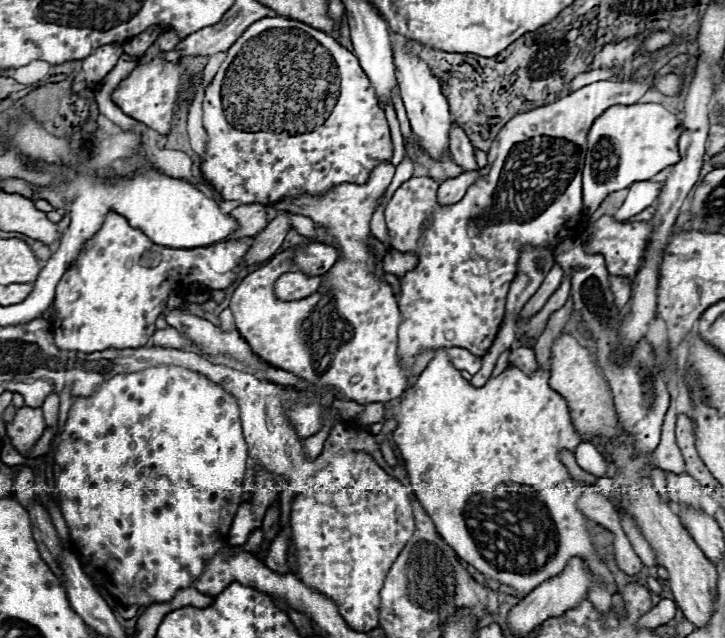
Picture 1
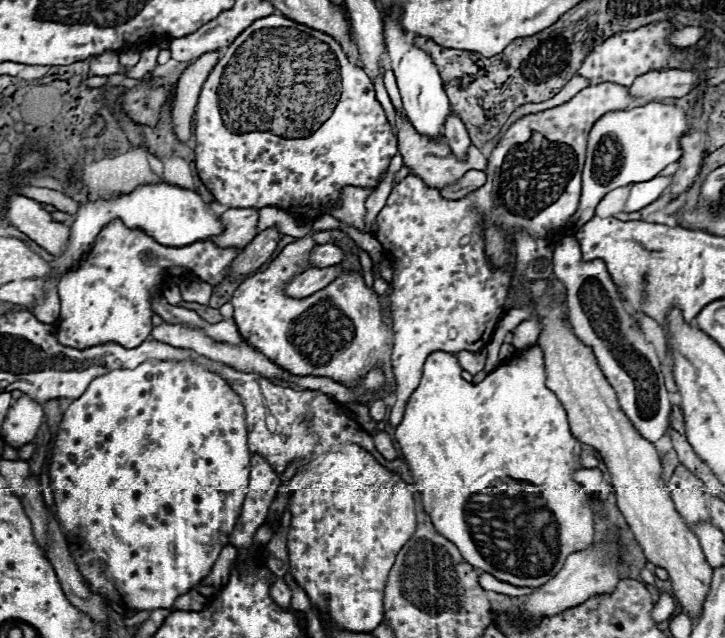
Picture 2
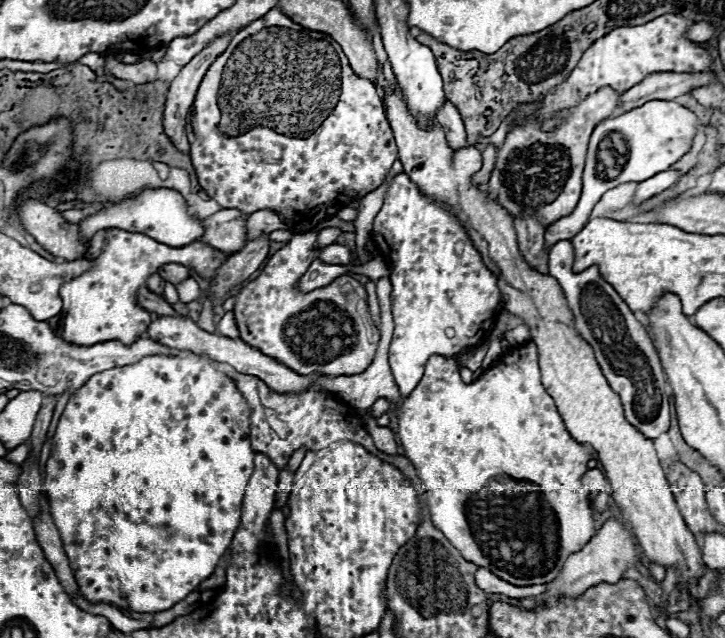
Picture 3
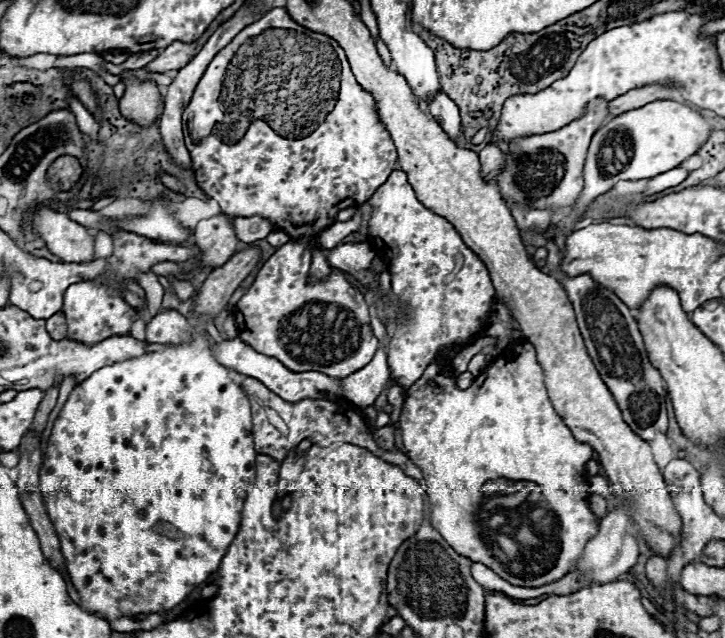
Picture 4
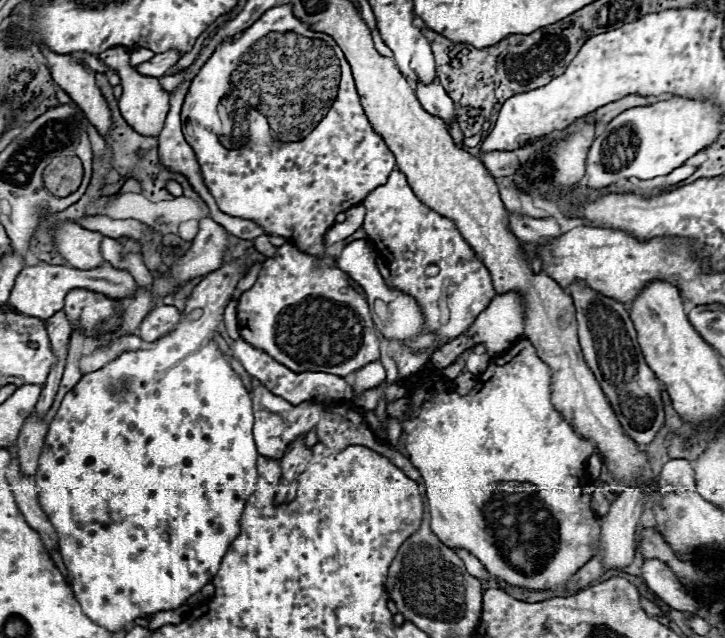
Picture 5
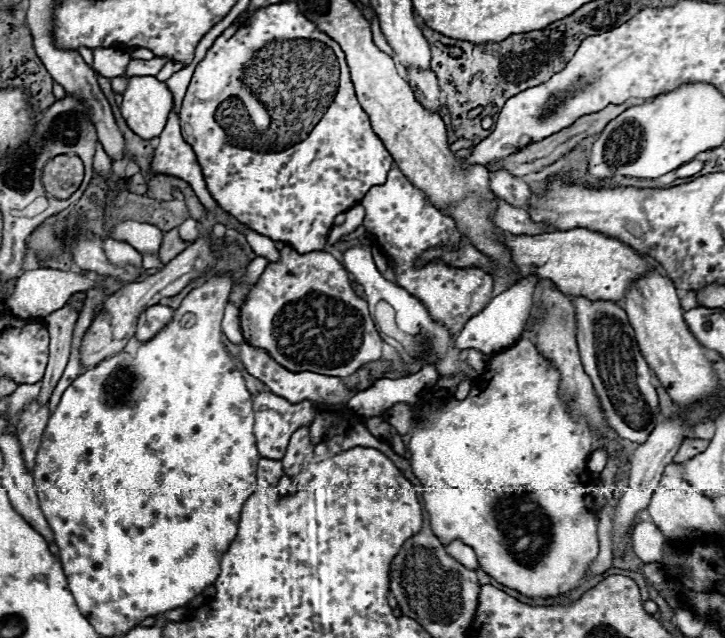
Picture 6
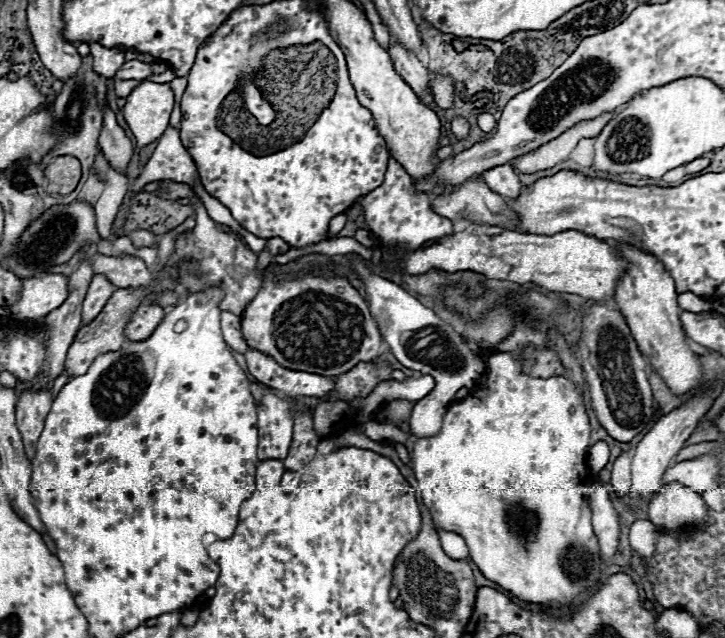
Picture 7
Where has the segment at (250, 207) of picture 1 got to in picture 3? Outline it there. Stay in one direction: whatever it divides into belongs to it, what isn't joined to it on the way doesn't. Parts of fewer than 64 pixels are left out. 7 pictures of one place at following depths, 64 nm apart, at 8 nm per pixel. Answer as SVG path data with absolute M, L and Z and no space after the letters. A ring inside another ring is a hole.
M220 210L220 212L204 218L202 220L204 234L202 234L200 242L208 244L210 248L214 248L226 256L238 252L246 244L246 238L244 238L246 218L248 218L248 214L244 214L240 210Z

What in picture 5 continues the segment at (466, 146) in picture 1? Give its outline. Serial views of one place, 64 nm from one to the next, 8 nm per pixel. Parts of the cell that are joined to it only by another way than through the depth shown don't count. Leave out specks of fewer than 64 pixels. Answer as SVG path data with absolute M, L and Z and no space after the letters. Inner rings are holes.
M434 78L430 84L416 82L416 96L428 114L440 116L446 124L454 118L454 104L446 96L438 78Z

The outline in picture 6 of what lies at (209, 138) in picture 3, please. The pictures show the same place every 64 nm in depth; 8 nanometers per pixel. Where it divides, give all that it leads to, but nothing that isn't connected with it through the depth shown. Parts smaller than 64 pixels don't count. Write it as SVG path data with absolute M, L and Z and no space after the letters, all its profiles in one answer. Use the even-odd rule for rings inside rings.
M278 2L258 8L250 14L248 24L236 28L232 38L226 40L224 30L214 40L206 56L198 62L186 90L180 109L180 126L182 138L192 146L198 164L202 166L204 182L212 198L250 230L272 240L288 242L302 254L324 250L334 218L356 206L372 186L386 182L386 174L392 166L392 156L374 134L368 114L356 100L344 52L338 43L318 30L316 22L306 20L296 2ZM298 38L320 40L338 56L340 86L334 96L334 106L326 110L322 122L310 132L310 138L290 146L290 150L255 152L230 146L228 137L222 134L222 127L214 118L222 98L238 96L244 100L252 124L259 132L267 130L270 112L258 102L258 98L254 98L248 86L242 89L242 70L246 70L246 62L254 58L254 50L262 50L262 46L268 46L272 40L286 42Z

